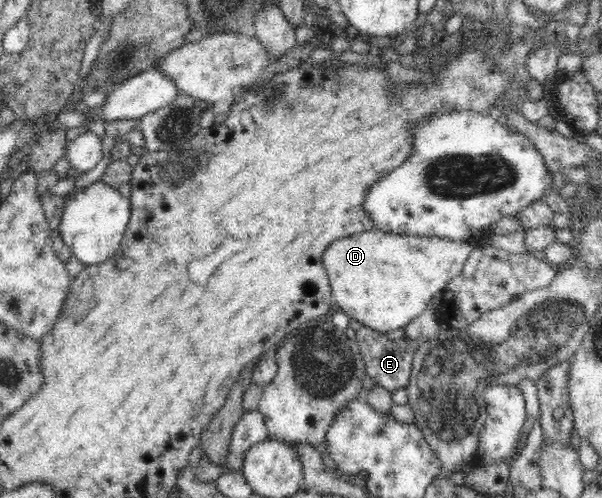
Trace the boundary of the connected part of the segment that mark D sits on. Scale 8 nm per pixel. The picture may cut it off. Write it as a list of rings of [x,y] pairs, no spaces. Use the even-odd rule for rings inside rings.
[[[376,227],[351,235],[332,242],[322,256],[333,302],[355,326],[369,326],[385,334],[420,316],[434,294],[444,292],[450,280],[460,276],[474,247],[468,241],[397,236]]]

